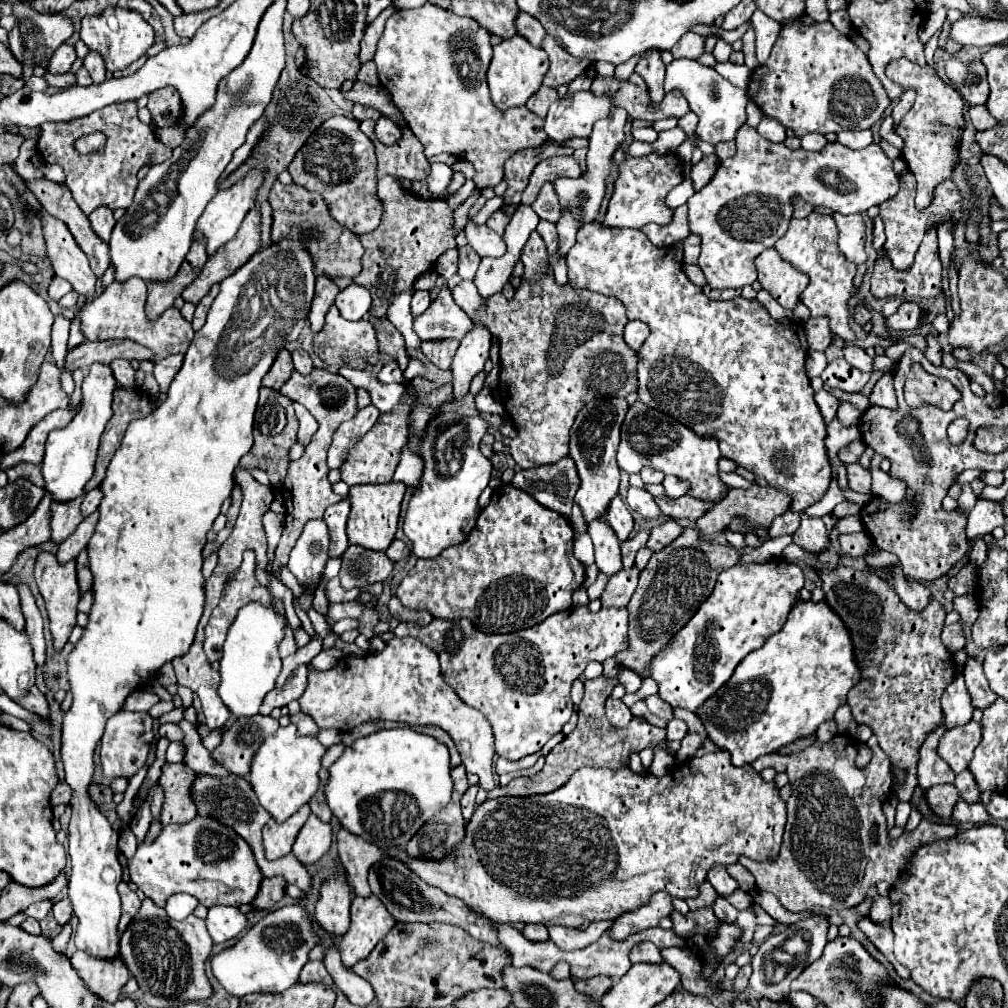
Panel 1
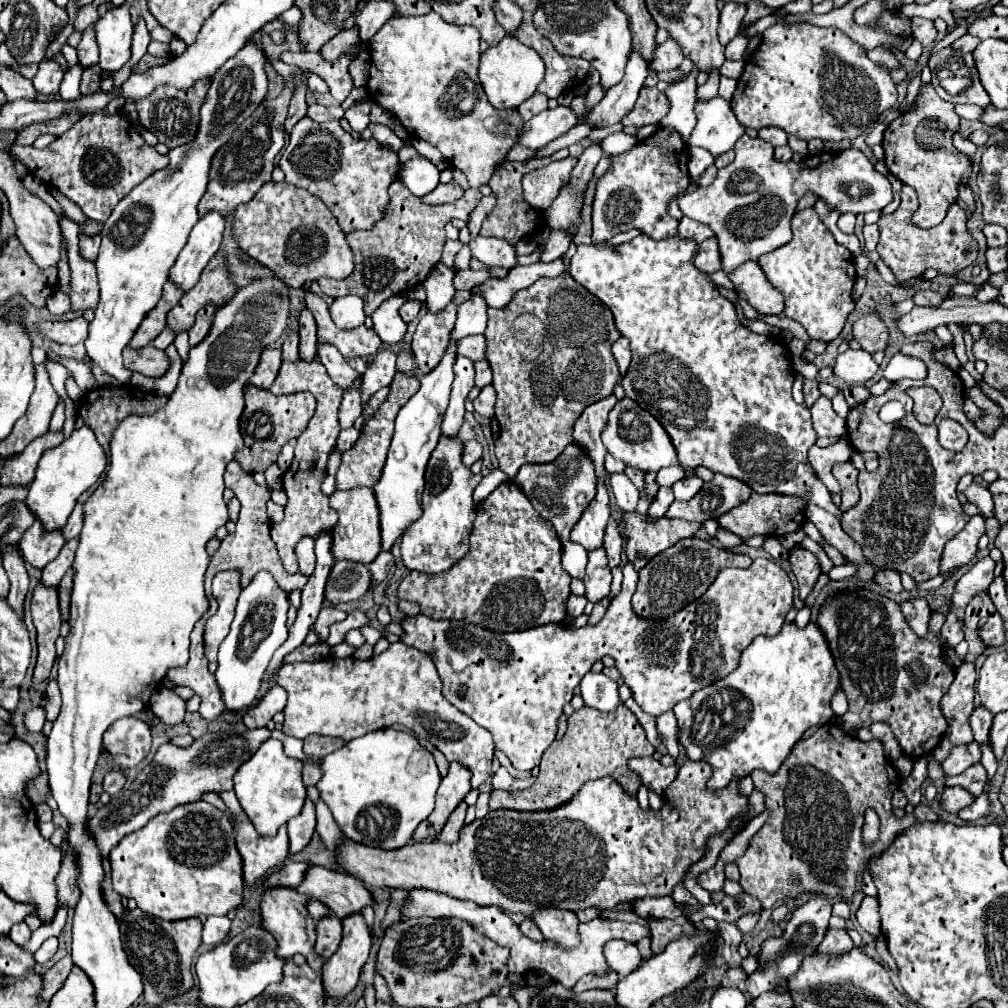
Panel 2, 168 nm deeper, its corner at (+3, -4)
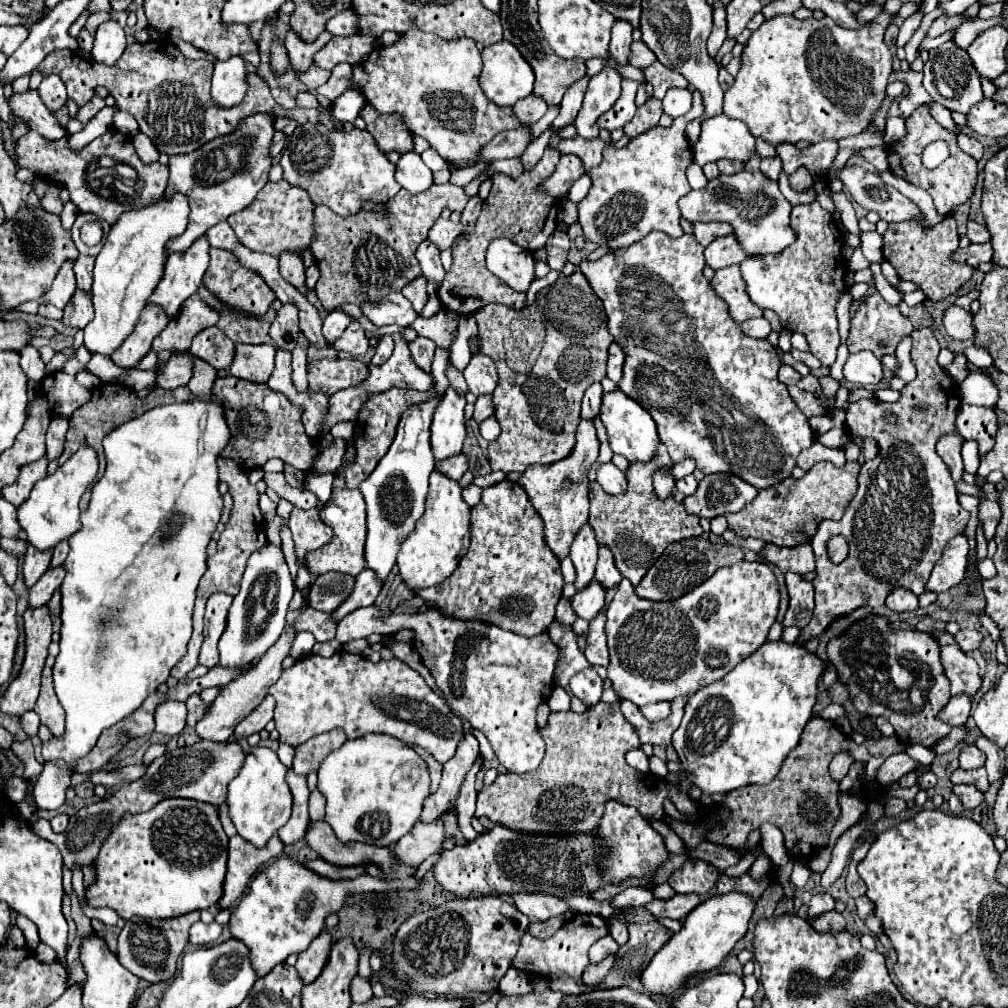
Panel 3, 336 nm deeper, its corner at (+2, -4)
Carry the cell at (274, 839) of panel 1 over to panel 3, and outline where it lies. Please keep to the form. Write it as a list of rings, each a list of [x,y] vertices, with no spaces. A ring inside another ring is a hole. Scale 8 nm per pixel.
[[[239,835],[229,839],[229,849],[227,849],[227,875],[223,883],[223,895],[217,903],[217,909],[229,909],[245,891],[251,875],[269,859],[279,857],[283,851],[281,839],[275,835],[269,839],[269,843],[261,849],[249,845],[245,839]]]

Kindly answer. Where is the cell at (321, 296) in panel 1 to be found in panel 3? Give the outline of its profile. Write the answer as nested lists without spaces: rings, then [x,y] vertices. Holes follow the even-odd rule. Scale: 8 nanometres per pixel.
[[[299,333],[297,347],[291,353],[293,385],[297,387],[297,391],[307,391],[307,345],[309,345],[309,341],[305,339],[303,333]]]

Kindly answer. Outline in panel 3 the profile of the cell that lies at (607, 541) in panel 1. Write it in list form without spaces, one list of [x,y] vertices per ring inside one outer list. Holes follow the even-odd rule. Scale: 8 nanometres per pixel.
[[[591,581],[583,591],[573,595],[571,605],[577,617],[591,621],[603,609],[603,601],[605,601],[605,589],[597,581]]]

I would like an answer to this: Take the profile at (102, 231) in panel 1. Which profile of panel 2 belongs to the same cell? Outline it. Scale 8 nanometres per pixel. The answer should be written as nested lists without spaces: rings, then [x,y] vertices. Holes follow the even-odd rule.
[[[80,235],[80,253],[84,255],[84,259],[96,259],[98,255],[98,247],[100,247],[100,235]]]

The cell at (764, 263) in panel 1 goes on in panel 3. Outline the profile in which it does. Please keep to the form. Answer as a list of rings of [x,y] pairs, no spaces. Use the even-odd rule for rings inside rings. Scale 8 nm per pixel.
[[[733,265],[733,267],[725,267],[721,271],[715,271],[715,275],[711,279],[711,287],[727,303],[729,315],[737,323],[743,323],[743,321],[755,319],[755,317],[765,317],[771,323],[773,331],[777,331],[777,333],[783,331],[783,327],[781,327],[781,323],[779,323],[779,319],[777,319],[777,315],[773,311],[759,309],[747,297],[745,283],[743,283],[741,273],[739,273],[739,265]]]

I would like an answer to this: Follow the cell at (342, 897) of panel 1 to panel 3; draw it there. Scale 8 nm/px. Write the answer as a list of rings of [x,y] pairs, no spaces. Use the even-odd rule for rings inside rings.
[[[323,931],[303,953],[299,953],[295,969],[305,985],[313,983],[319,977],[321,969],[329,959],[329,951],[331,951],[331,935]]]

